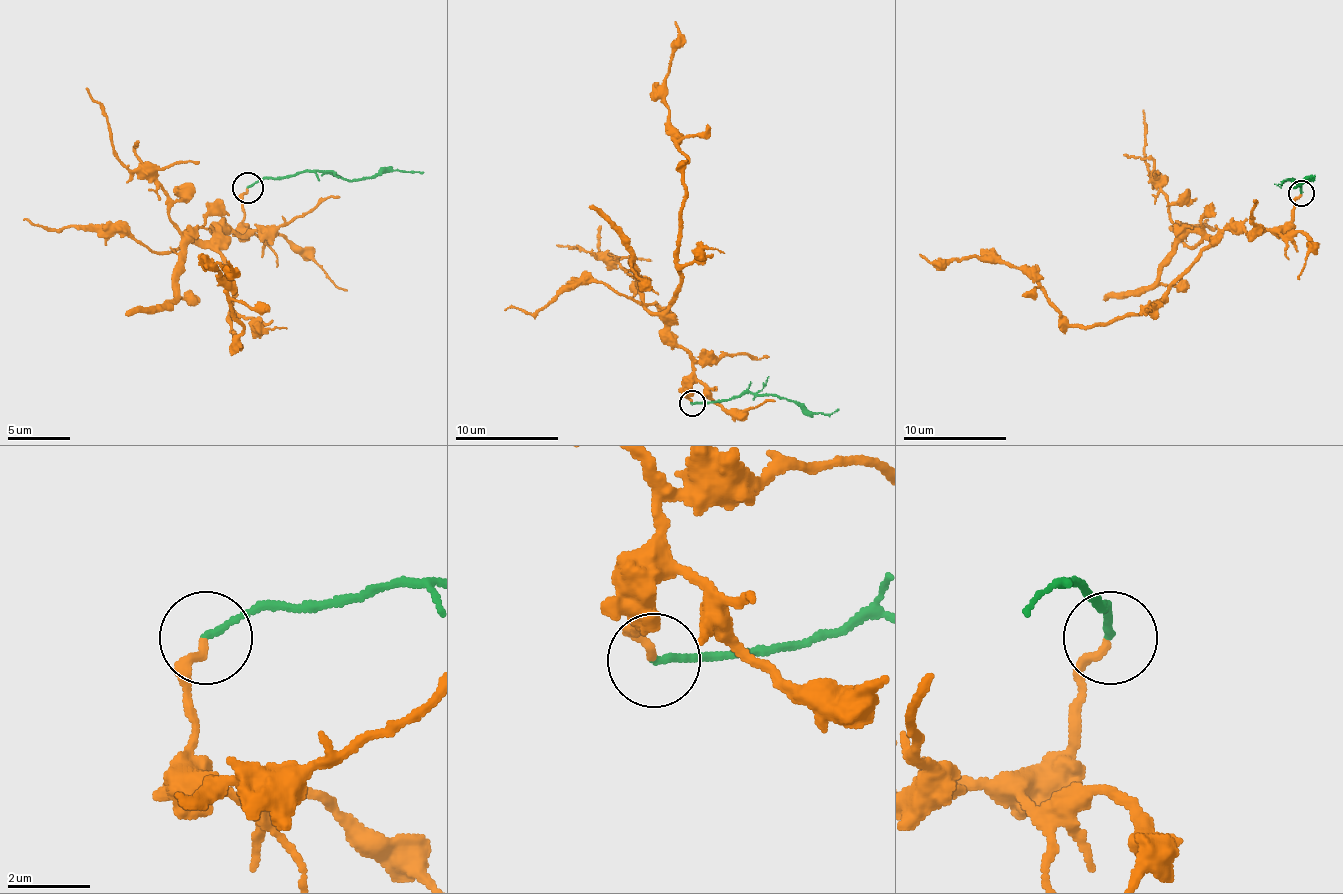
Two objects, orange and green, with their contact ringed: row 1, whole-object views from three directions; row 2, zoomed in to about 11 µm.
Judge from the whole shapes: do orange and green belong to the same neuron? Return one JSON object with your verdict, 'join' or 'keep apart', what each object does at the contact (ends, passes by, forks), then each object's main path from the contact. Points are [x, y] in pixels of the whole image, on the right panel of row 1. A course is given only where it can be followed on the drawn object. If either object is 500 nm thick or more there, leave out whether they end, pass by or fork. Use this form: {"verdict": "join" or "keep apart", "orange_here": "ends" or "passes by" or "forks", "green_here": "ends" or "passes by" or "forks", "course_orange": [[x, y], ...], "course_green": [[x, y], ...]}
{"verdict": "keep apart", "orange_here": "ends", "green_here": "ends", "course_orange": [[1301, 194], [1285, 225], [1225, 230], [1140, 313], [1090, 326], [1070, 323], [1020, 269], [919, 253]], "course_green": [[1301, 194], [1301, 186], [1290, 181], [1295, 186], [1306, 181]]}

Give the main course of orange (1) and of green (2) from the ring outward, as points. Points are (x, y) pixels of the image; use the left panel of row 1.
1: (247, 188), (247, 232), (222, 232), (219, 250), (241, 347), (244, 325), (216, 269), (231, 269), (228, 260)
2: (247, 188), (262, 179), (309, 172), (362, 179), (393, 169), (424, 172)

